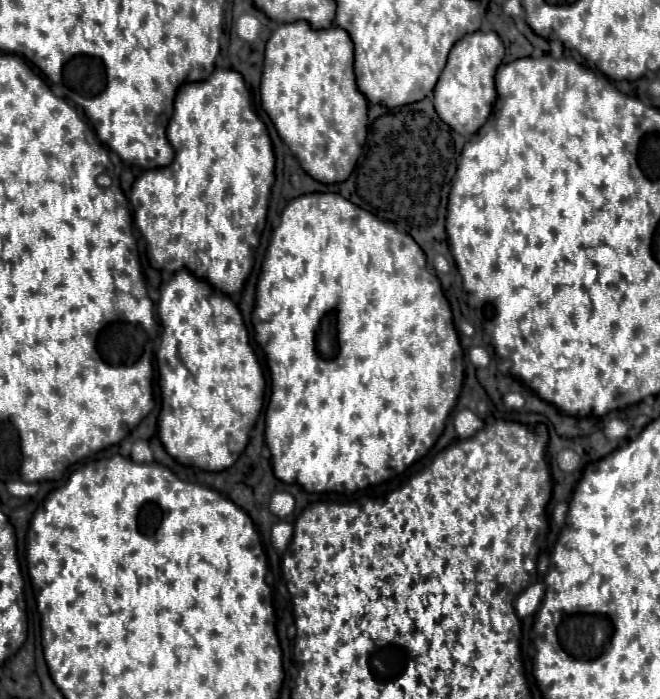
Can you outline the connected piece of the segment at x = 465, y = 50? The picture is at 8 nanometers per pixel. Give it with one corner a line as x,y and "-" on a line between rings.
481,30
461,38
449,52
447,66
441,72
441,78
435,86
433,106
439,118
465,138
475,134
485,124
485,120
489,118
493,110
493,104
497,98
493,78
495,78
497,66
503,60
503,54
505,54
505,48
501,38
495,32
481,32

